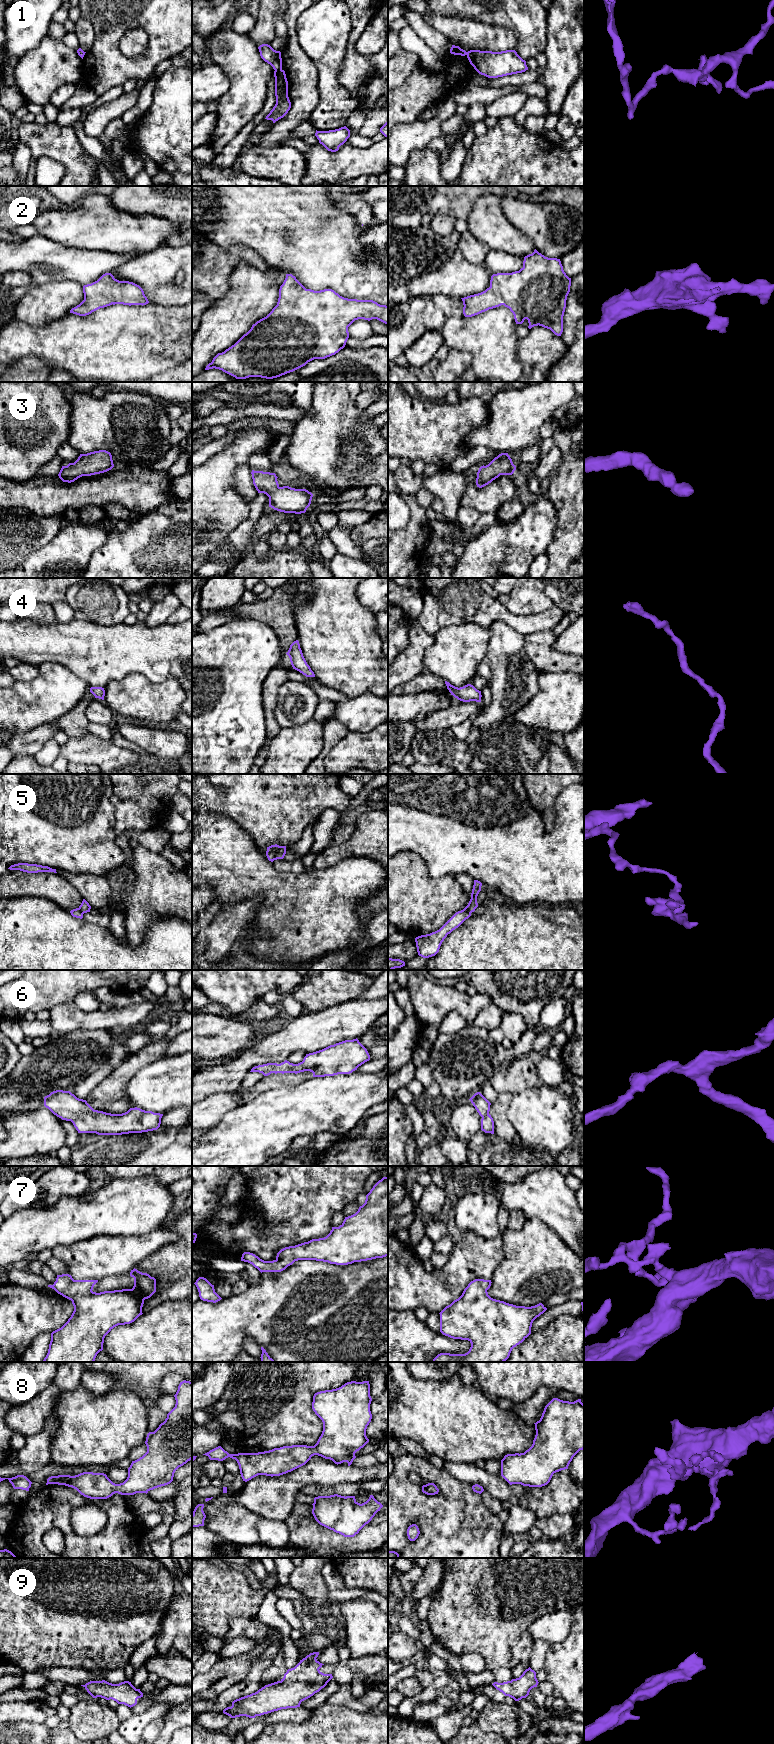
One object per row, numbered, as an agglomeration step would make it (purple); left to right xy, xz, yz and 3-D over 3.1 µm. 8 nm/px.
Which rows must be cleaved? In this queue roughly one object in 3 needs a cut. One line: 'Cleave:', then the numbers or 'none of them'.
Cleave: 1, 5

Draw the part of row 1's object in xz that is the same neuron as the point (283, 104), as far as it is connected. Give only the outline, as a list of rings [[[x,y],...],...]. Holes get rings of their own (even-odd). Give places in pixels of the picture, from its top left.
[[[279,69],[274,71],[276,104],[265,119],[272,120],[273,123],[283,118],[291,108],[288,97],[288,81],[285,71]]]

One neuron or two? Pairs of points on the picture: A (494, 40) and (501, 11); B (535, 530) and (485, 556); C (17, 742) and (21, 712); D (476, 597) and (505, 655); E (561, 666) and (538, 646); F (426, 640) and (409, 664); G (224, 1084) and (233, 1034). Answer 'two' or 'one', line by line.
A: two
B: one
C: two
D: two
E: one
F: one
G: two

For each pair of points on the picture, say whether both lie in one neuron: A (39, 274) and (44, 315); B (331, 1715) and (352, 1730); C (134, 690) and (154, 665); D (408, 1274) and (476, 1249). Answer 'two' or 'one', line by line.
A: two
B: one
C: two
D: one

